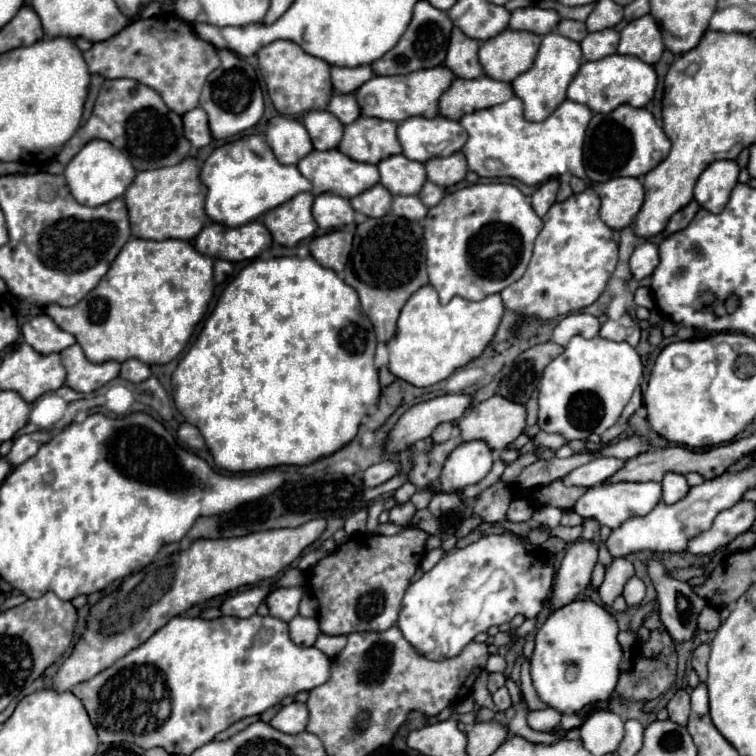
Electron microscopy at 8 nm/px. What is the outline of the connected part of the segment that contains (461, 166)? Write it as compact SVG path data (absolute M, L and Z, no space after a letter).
M456 152L446 158L432 158L424 162L424 168L426 168L426 178L442 188L450 188L462 182L468 172L468 164L462 152Z

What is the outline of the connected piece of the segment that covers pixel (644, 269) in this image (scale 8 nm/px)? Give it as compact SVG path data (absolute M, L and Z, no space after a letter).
M640 242L640 246L634 250L630 258L630 270L636 280L642 280L652 274L652 270L658 266L660 256L658 256L658 246L654 242Z

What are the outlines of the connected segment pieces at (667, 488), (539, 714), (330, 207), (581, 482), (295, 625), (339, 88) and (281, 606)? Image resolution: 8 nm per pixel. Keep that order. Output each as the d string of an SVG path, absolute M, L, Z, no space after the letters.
M668 472L662 480L662 490L664 490L664 502L666 504L676 504L678 500L686 498L690 486L686 482L684 474L676 474L676 472Z
M552 708L534 710L534 712L528 712L528 726L540 732L554 732L560 726L560 718L562 714Z
M320 194L314 198L312 204L312 216L324 230L336 230L350 224L354 220L354 214L356 212L352 210L350 202L336 194Z
M598 458L572 470L562 480L566 486L596 486L596 484L602 484L606 478L610 478L614 472L618 472L622 466L624 466L624 460Z
M298 614L290 622L290 638L300 646L314 646L318 634L320 634L320 626L316 618L306 618Z
M332 66L330 68L330 78L332 78L332 86L336 92L340 94L350 94L356 92L364 82L368 82L372 78L372 68L370 66L356 66L356 68L340 68L340 66Z
M280 588L266 596L270 616L290 622L298 614L298 604L304 596L304 588Z

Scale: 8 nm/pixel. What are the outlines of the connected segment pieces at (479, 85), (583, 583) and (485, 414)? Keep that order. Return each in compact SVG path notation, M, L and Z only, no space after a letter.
M480 76L474 80L454 78L450 88L440 96L438 114L444 118L460 120L472 110L496 106L512 96L512 86L508 82L500 82L488 76Z
M576 540L568 546L560 570L556 572L554 590L550 596L550 604L554 610L572 602L590 584L596 562L598 544L594 540Z
M500 394L480 402L458 420L462 440L484 440L490 448L502 450L526 428L526 406L510 402Z

